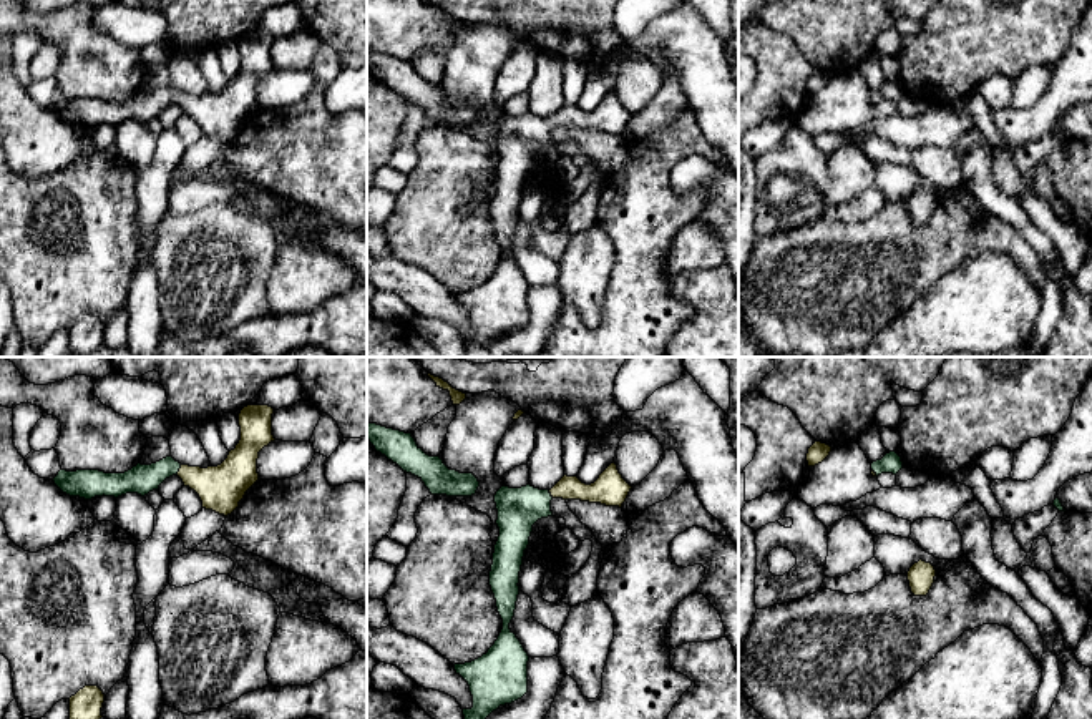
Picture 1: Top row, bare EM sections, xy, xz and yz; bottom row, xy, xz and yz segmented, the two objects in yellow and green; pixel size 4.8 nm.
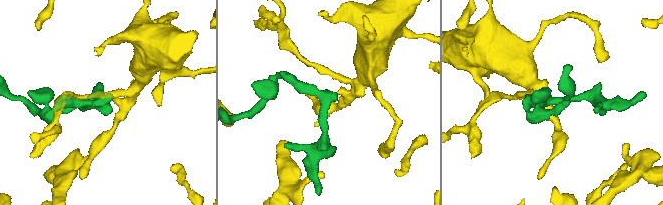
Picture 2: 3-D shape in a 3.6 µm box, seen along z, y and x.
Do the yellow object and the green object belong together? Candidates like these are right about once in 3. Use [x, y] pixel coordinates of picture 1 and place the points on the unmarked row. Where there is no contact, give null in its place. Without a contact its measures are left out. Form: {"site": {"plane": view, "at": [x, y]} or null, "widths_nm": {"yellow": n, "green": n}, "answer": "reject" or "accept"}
{"site": {"plane": "xy", "at": [180, 98]}, "widths_nm": {"yellow": 220, "green": 140}, "answer": "accept"}

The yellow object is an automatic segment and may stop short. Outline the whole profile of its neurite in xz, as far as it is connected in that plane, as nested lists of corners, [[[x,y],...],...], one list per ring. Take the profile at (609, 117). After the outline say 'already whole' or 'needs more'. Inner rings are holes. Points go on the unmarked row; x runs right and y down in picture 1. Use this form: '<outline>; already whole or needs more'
[[[612,90],[591,113],[583,111],[578,105],[564,103],[551,118],[531,113],[521,116],[503,113],[496,120],[500,164],[495,173],[490,214],[503,247],[503,257],[486,282],[471,291],[455,292],[456,302],[468,311],[473,324],[473,335],[463,337],[465,357],[490,357],[486,345],[493,339],[528,320],[529,284],[509,257],[509,251],[516,237],[519,199],[533,153],[541,146],[553,144],[553,126],[621,136],[631,116]]]; needs more

